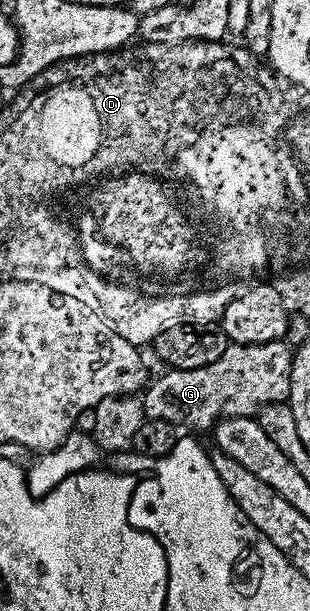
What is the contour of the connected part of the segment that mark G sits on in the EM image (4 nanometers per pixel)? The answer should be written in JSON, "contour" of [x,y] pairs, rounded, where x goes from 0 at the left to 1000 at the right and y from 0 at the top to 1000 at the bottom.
{"contour":[[[910,556],[848,563],[732,561],[723,579],[697,592],[671,592],[671,599],[632,599],[632,606],[552,602],[526,607],[526,615],[500,622],[494,617],[452,653],[477,687],[526,687],[600,704],[677,704],[710,684],[819,681],[861,661],[932,656],[939,599],[939,565]]]}

